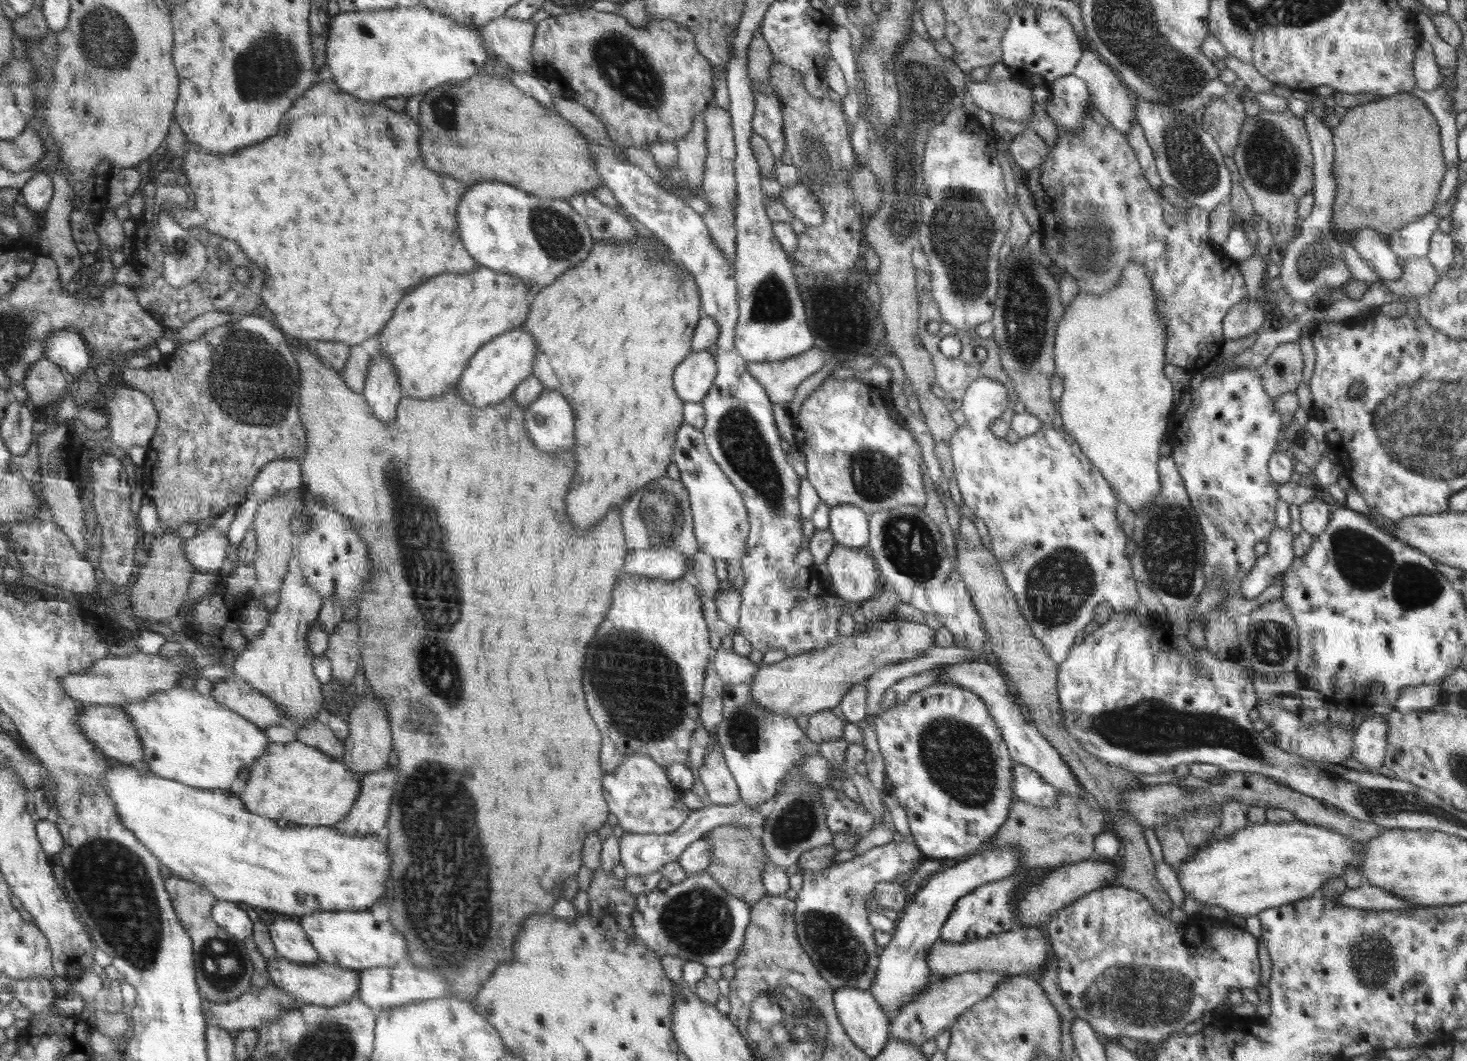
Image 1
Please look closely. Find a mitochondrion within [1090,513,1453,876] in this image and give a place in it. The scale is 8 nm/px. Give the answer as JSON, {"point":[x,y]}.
{"point":[1363,561]}

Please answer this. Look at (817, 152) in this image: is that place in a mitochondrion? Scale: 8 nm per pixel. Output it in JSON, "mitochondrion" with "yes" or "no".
{"mitochondrion":"yes"}

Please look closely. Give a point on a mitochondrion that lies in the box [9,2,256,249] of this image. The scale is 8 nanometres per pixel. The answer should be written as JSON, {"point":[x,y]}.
{"point":[108,49]}

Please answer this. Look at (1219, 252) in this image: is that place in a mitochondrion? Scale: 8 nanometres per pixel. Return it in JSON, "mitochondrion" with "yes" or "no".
{"mitochondrion":"no"}

